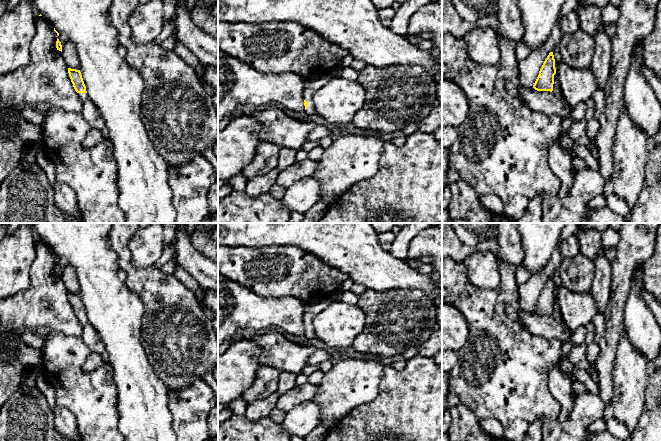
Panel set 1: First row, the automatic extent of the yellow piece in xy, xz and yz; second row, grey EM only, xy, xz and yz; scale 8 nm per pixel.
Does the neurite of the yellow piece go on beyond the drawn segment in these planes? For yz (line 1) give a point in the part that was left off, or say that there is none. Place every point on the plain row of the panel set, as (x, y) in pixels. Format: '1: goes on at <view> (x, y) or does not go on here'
1: does not go on here

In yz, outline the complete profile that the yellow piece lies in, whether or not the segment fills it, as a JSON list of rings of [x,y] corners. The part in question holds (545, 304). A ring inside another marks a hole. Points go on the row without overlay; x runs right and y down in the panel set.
[[[550,276],[539,295],[539,299],[533,309],[533,312],[537,315],[552,316],[555,298],[555,283],[553,276]]]

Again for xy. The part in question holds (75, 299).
[[[68,292],[68,297],[73,311],[82,325],[81,337],[85,345],[91,350],[91,352],[101,354],[105,351],[104,343],[87,318],[80,294]]]

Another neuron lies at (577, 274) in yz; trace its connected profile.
[[[579,254],[573,258],[563,258],[560,277],[564,287],[577,293],[588,293],[595,277],[592,259]]]

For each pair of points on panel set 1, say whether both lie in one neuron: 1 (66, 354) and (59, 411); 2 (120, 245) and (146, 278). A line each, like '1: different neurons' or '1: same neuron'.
1: different neurons
2: same neuron

